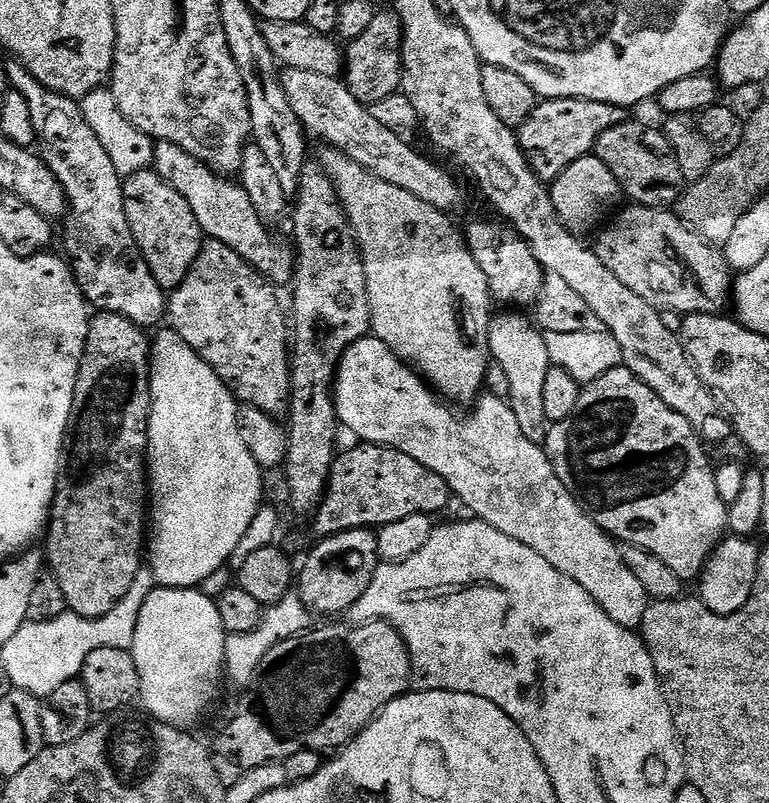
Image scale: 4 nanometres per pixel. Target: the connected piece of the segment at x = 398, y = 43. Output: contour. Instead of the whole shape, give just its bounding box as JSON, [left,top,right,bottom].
[343,10,404,106]

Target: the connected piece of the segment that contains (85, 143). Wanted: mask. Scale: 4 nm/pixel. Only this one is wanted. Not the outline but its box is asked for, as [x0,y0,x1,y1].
[3,60,166,330]

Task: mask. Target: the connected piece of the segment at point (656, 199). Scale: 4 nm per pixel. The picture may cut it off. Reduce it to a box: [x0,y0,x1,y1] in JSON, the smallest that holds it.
[594,118,686,209]

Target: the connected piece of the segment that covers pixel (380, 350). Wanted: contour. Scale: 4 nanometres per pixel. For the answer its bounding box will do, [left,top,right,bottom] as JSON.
[334,334,650,630]

